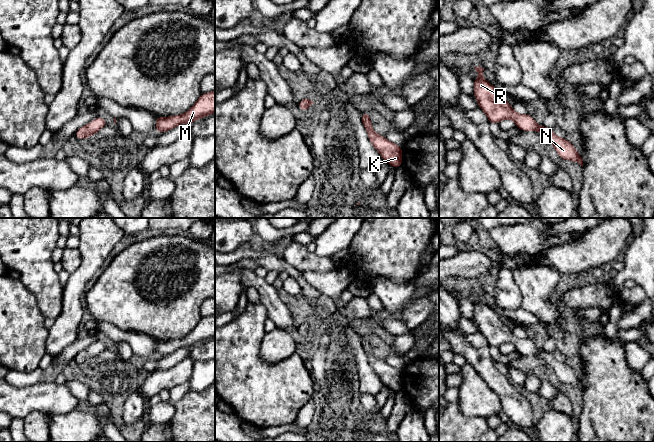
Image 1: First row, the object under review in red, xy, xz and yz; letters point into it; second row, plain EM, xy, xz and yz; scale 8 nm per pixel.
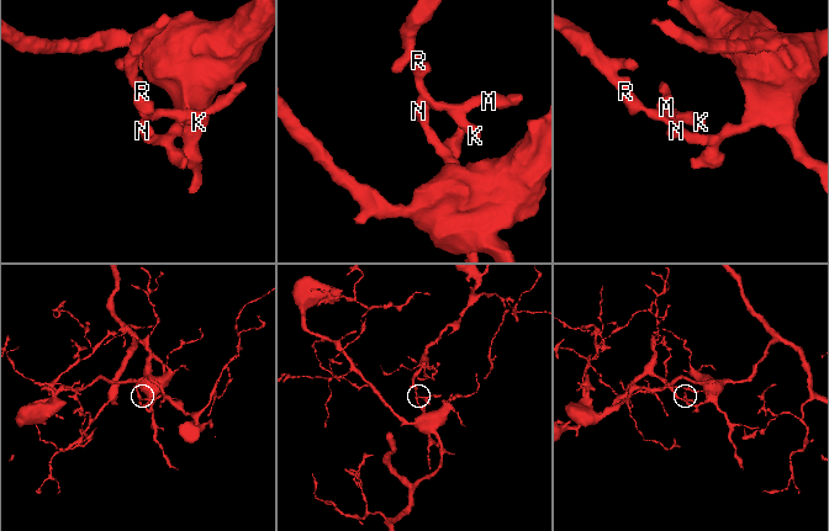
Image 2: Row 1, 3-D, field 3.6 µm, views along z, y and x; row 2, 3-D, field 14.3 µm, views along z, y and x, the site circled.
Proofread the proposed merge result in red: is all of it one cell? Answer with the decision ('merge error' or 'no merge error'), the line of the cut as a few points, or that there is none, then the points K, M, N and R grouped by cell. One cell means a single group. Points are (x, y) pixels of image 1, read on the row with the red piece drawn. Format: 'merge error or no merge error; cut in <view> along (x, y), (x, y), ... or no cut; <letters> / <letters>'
no merge error; no cut; K M N R

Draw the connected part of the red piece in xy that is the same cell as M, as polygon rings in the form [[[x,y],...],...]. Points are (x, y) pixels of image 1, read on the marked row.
[[[215,90],[201,94],[196,103],[182,115],[170,117],[156,117],[156,133],[162,133],[175,128],[176,126],[206,117],[215,112]]]

